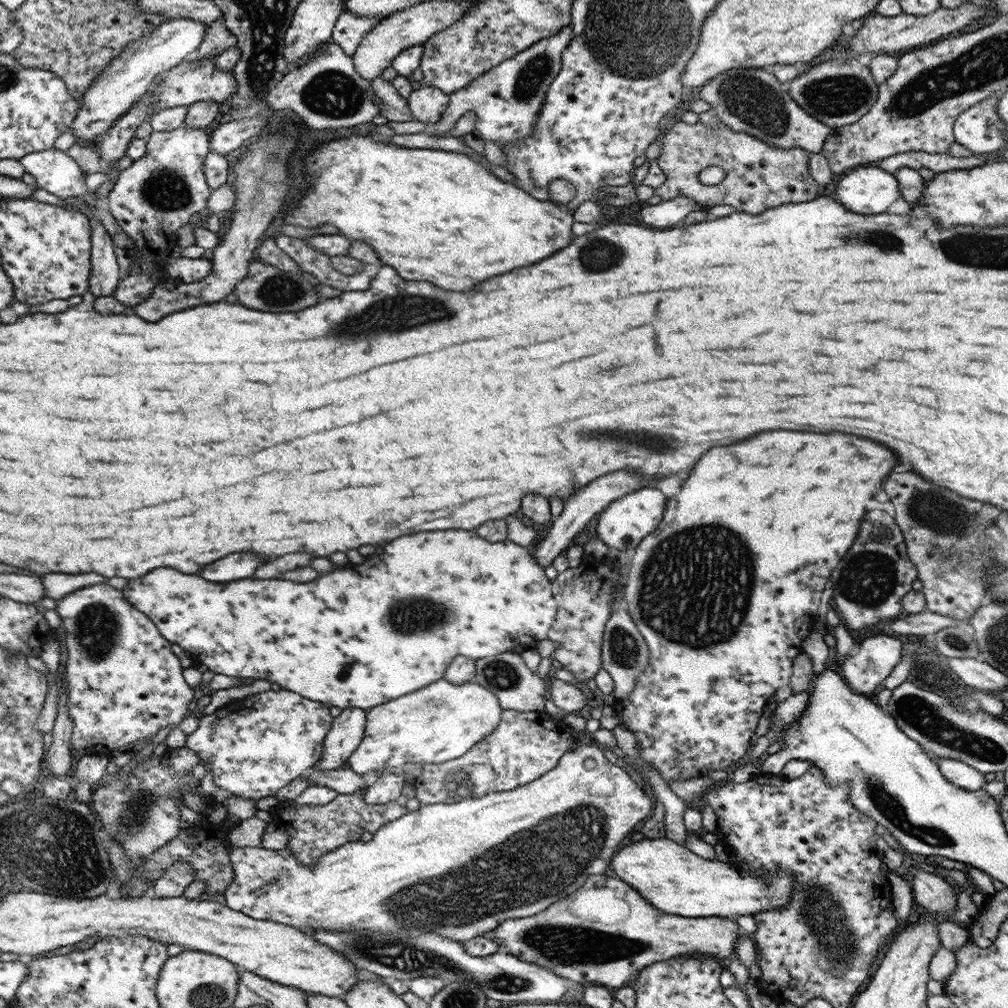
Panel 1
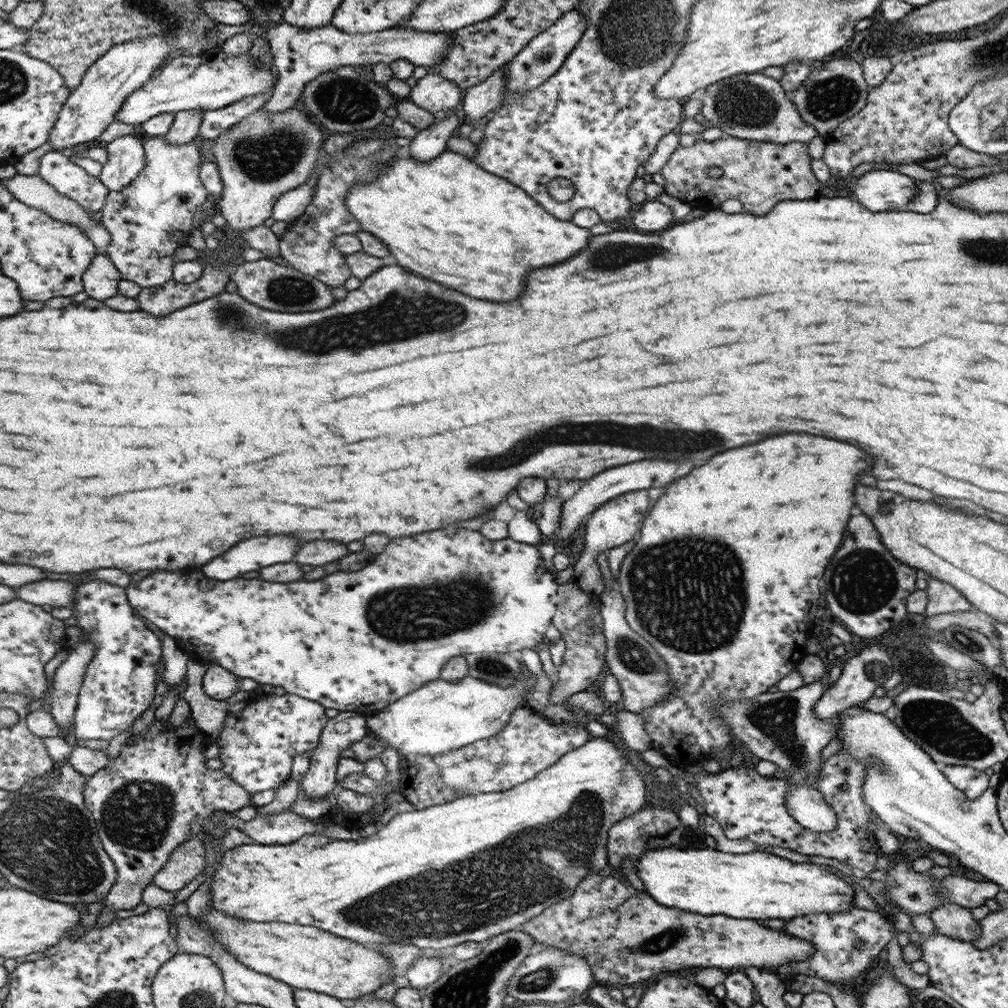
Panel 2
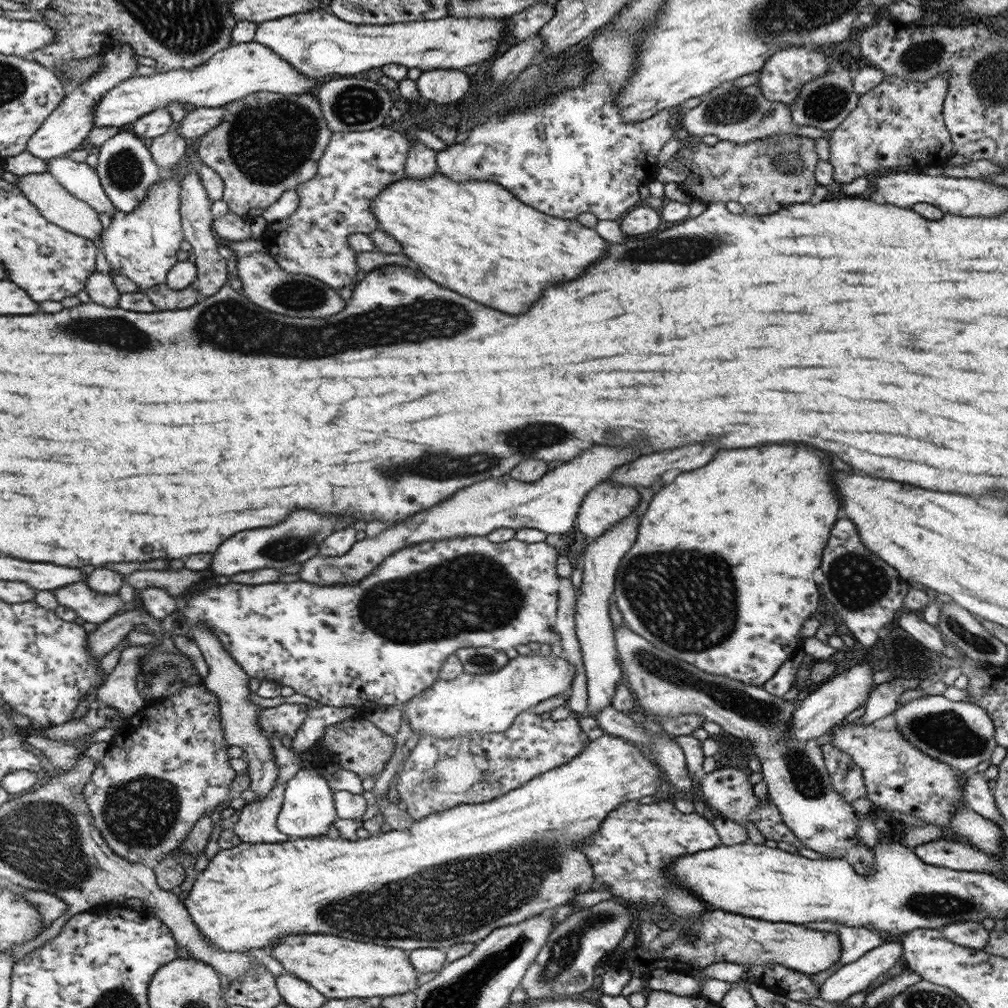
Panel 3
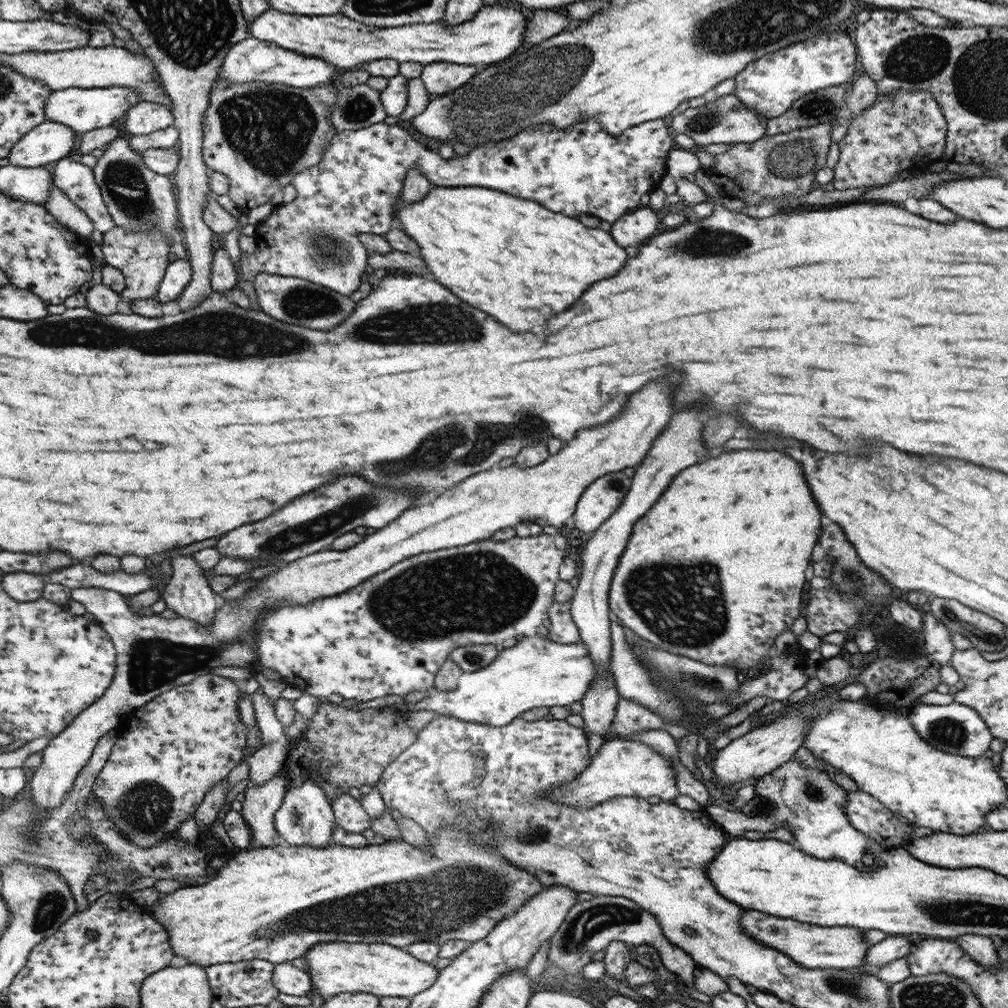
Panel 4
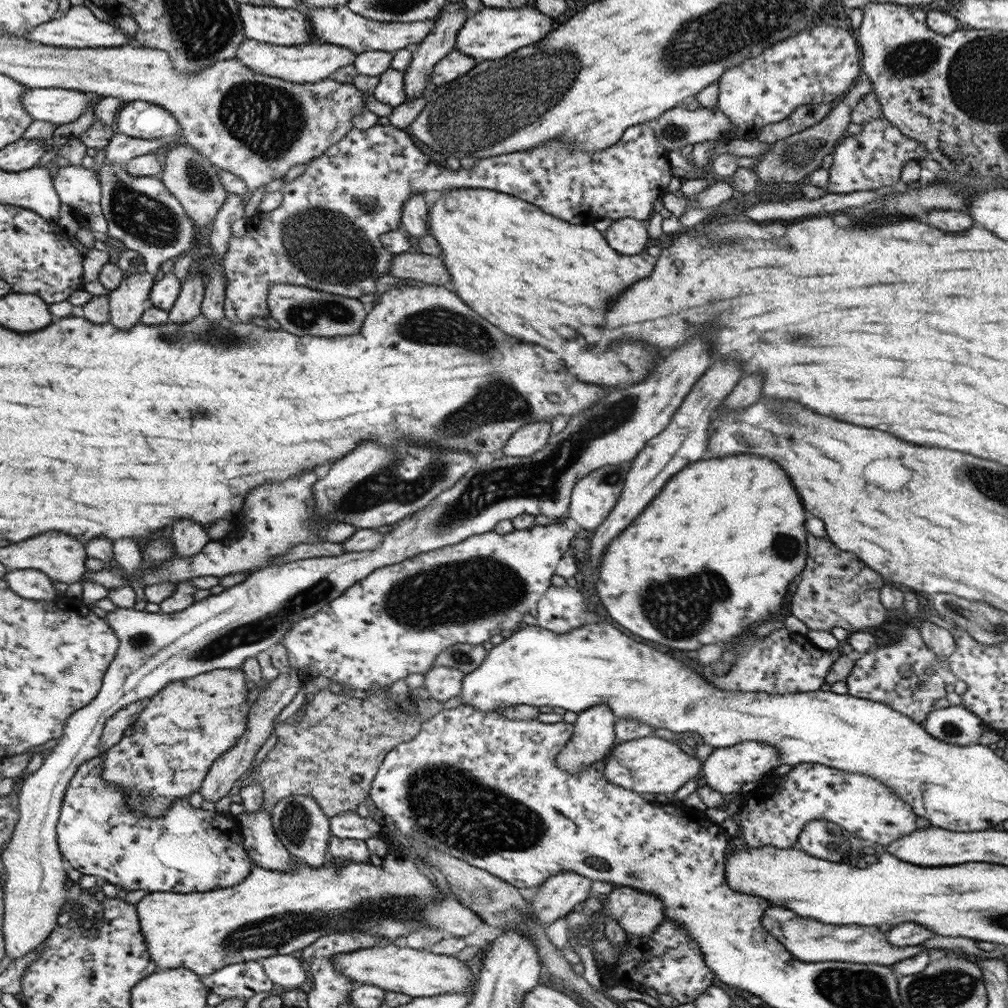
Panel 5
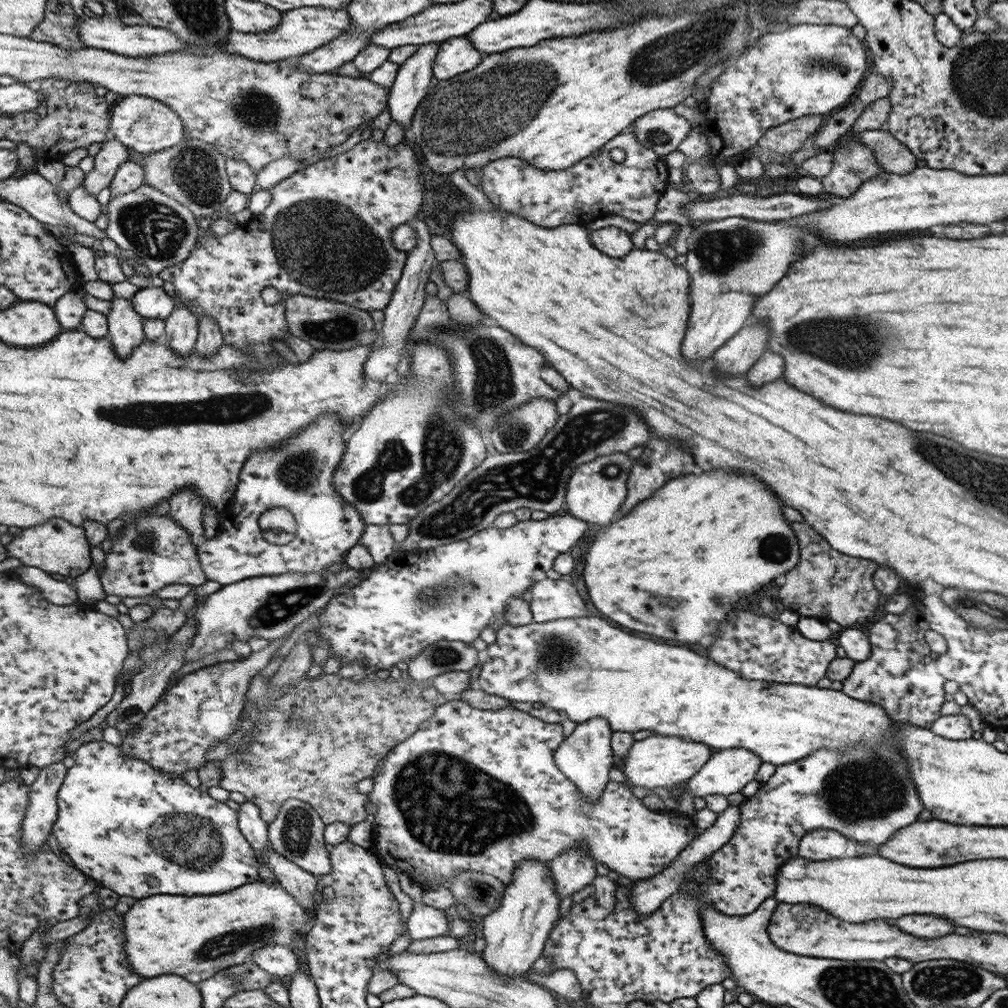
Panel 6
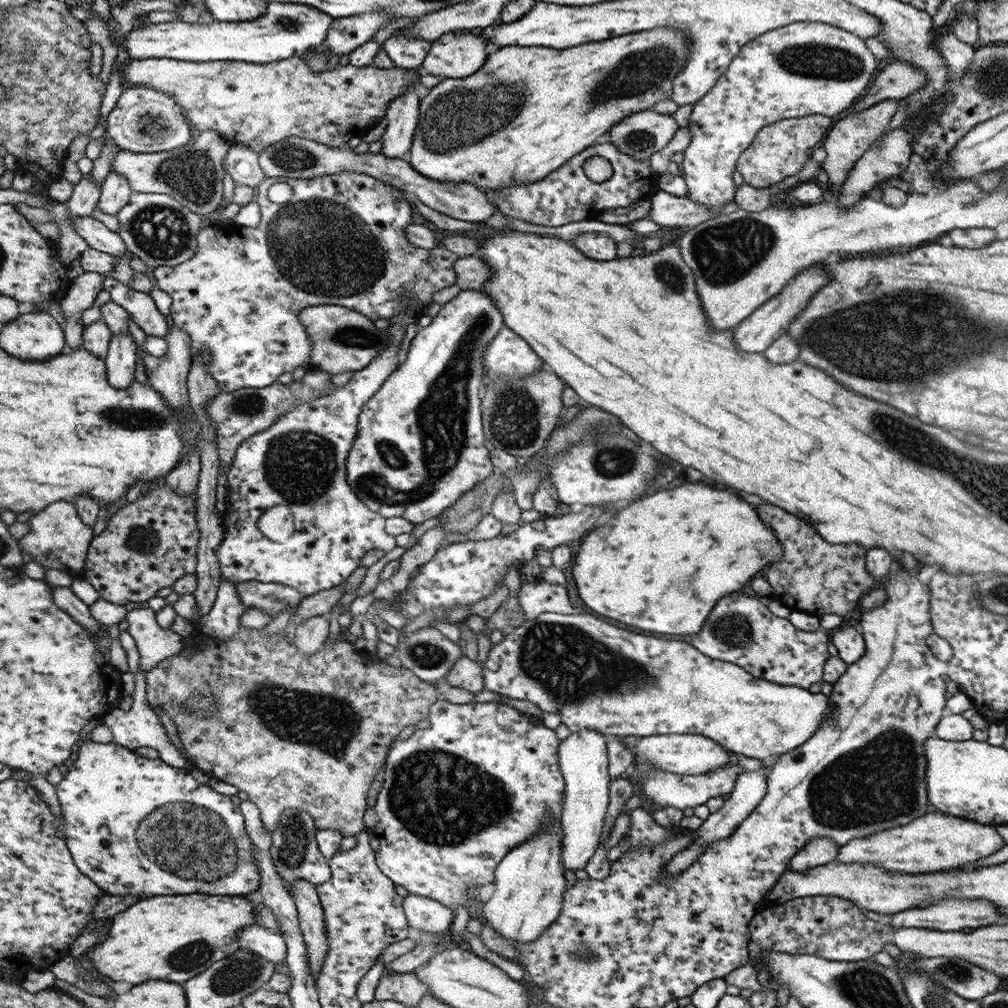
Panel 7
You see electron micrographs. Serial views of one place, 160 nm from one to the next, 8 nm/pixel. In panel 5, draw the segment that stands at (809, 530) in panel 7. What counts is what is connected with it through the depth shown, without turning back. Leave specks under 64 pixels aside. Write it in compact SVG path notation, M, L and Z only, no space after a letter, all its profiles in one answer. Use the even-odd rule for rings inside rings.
M808 533L807 561L787 612L792 610L792 616L812 630L830 631L838 627L851 634L864 627L878 626L886 620L887 608L879 597L885 581L853 552L840 550L828 537L816 538Z

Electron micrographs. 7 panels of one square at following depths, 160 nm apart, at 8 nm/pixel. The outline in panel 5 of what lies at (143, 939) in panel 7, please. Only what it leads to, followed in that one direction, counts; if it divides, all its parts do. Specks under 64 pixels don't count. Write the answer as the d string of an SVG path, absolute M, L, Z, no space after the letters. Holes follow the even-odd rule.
M390 851L382 859L381 866L375 866L371 861L346 861L337 867L333 860L311 867L304 861L292 861L287 871L256 865L242 883L231 887L208 892L153 892L145 895L135 905L151 959L161 970L187 968L203 978L229 964L303 951L325 934L333 932L366 932L393 943L399 936L407 937L419 928L433 926L444 932L444 938L449 936L462 940L483 924L479 913L468 907L465 901L460 901L453 892L448 896L441 893L432 880L401 853Z

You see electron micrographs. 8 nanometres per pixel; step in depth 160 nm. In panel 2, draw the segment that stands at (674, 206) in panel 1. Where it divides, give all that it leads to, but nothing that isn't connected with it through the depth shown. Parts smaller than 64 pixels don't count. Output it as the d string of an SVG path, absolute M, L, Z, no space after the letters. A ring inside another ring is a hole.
M648 199L634 214L634 226L640 232L662 232L675 222L673 208L657 200Z

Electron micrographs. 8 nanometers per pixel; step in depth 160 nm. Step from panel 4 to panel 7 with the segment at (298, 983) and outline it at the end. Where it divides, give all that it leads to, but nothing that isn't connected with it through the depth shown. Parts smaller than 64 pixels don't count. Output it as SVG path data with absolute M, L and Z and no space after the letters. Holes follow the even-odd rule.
M251 924L239 931L241 950L256 954L262 959L282 964L287 958L287 943L280 932L268 930L260 925Z

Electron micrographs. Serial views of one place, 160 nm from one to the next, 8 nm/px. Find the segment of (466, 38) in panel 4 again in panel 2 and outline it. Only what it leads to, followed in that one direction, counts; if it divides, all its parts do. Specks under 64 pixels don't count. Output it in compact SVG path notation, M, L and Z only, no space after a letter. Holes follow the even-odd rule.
M283 22L268 29L266 35L271 44L278 79L274 94L264 107L267 112L284 112L297 106L308 83L323 72L335 71L348 65L360 68L374 66L377 62L391 63L393 60L404 59L416 67L434 67L436 63L447 58L447 48L455 43L454 35L455 32L432 33L402 27L352 35L344 33L344 30L336 28L332 23L318 29L300 29L300 26Z

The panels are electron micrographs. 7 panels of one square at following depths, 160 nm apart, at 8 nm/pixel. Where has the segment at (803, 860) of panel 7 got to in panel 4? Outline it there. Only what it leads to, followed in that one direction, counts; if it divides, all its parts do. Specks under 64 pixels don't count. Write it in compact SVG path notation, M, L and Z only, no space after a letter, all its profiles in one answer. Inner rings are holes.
M792 757L774 772L758 778L756 793L765 797L774 805L770 815L751 816L741 811L730 811L712 802L705 811L713 822L728 835L729 839L744 837L746 830L768 832L777 828L777 824L789 824L796 840L795 847L801 852L819 860L840 860L848 864L861 862L865 853L872 853L878 844L863 832L857 831L845 813L847 796L844 789L816 768L809 768Z

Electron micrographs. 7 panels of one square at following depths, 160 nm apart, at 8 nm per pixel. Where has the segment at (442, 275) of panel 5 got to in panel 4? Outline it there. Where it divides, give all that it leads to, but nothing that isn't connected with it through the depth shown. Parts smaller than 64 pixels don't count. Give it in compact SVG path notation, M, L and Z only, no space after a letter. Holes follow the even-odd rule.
M392 250L388 254L371 253L368 256L368 265L373 269L380 270L399 270L404 273L432 278L433 274L428 272L428 266L422 258L412 256L412 253L403 253Z

